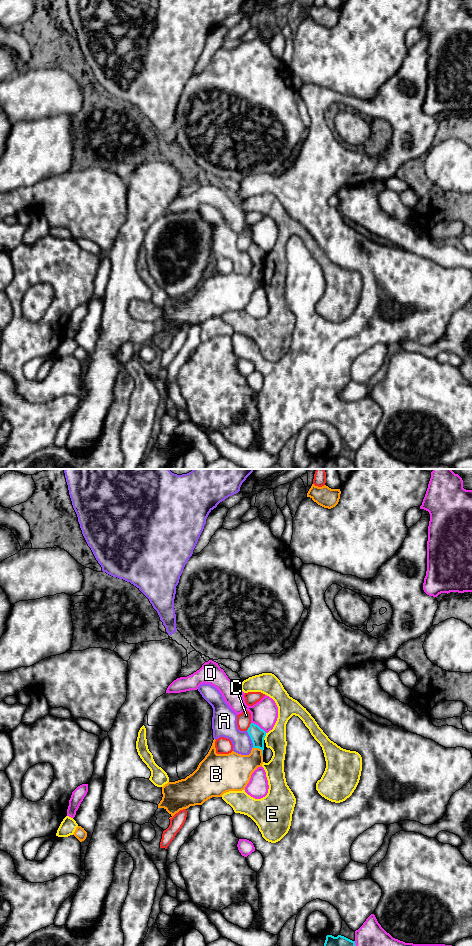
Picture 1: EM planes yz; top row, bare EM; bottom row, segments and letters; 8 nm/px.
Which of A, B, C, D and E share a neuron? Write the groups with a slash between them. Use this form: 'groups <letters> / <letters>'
groups A / B / C / D / E

